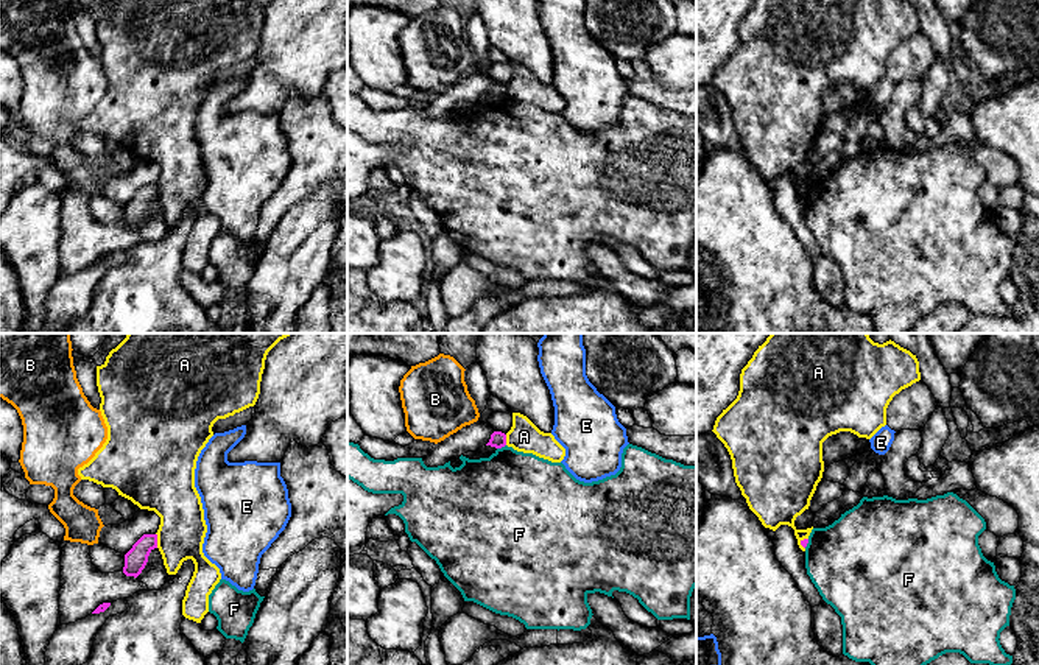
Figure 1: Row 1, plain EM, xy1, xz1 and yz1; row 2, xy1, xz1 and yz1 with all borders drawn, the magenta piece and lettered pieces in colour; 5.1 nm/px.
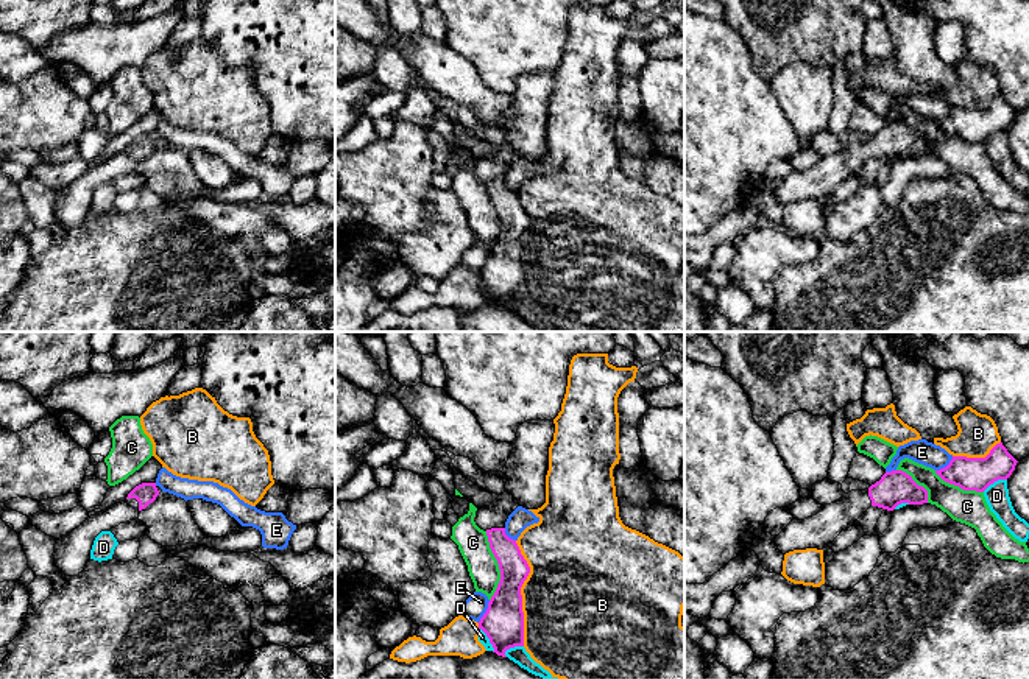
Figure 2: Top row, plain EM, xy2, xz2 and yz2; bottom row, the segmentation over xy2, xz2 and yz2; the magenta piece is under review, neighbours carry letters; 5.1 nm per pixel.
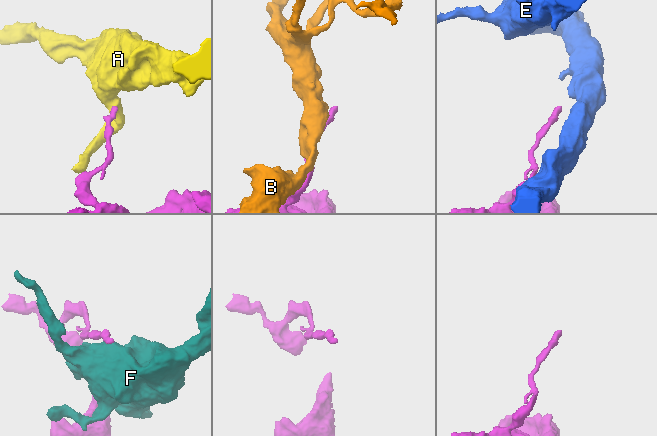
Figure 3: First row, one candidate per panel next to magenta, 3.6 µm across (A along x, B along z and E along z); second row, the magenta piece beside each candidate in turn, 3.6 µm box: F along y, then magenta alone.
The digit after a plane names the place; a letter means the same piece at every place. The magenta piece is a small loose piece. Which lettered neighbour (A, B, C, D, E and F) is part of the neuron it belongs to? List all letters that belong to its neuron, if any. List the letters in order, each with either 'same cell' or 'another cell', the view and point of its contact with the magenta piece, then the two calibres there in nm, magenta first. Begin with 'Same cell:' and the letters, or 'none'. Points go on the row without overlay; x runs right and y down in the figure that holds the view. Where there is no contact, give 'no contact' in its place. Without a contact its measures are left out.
Same cell: none
A: another cell; meets magenta in xy1 at (156, 192); 120 nm thick on the magenta side, 240 nm on the other
B: another cell; meets magenta in xz2 at (519, 245); 200 nm thick on the magenta side, 480 nm on the other
C: another cell; meets magenta in xz2 at (499, 217); 190 nm thick on the magenta side, 160 nm on the other
D: another cell; meets magenta in xz2 at (490, 292); 200 nm thick on the magenta side, 50 nm on the other
E: another cell; meets magenta in xz2 at (487, 262); 200 nm thick on the magenta side, 120 nm on the other
F: another cell; meets magenta in xz1 at (500, 98); 80 nm thick on the magenta side, 460 nm on the other

